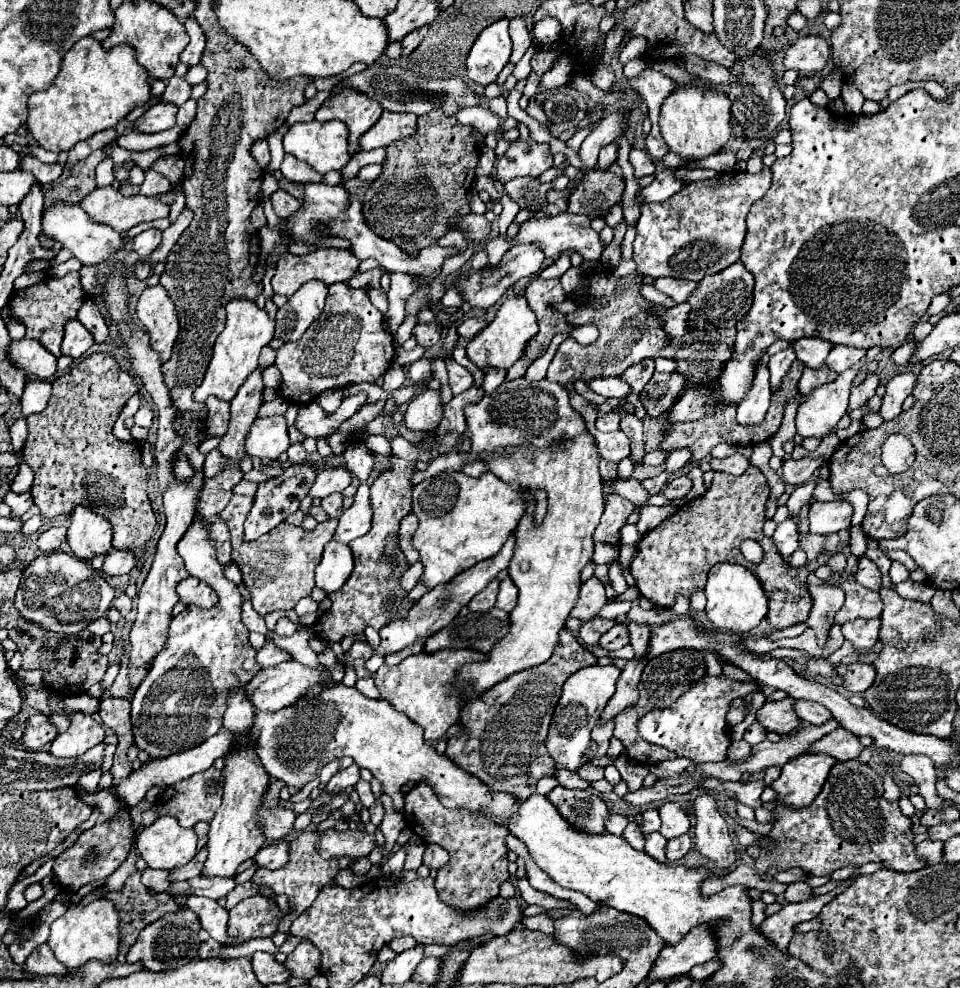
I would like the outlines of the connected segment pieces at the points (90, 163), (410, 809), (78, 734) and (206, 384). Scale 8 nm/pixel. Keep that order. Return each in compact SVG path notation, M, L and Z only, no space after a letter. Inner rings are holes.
M95 150L93 154L89 154L85 160L77 162L73 166L73 172L71 172L71 178L59 182L45 198L45 204L43 204L43 210L49 210L53 204L57 202L67 202L67 204L75 204L79 206L81 200L93 192L97 188L97 182L95 182L95 168L101 160L105 160L105 152L103 150Z
M417 784L411 792L407 792L403 816L407 828L415 832L423 842L439 844L451 852L451 860L441 870L437 870L435 878L435 890L445 904L461 912L471 912L485 906L491 898L499 896L499 886L509 880L505 846L509 832L505 826L493 824L479 812L443 808L433 788L427 784Z
M67 714L71 720L71 726L67 732L59 734L53 742L49 752L53 756L63 756L63 758L77 758L85 754L89 748L97 746L105 738L103 726L93 718L85 714Z
M245 298L231 300L231 304L227 304L225 330L219 334L219 338L215 342L213 358L209 362L203 384L195 390L195 400L205 402L207 396L217 396L227 402L233 400L239 386L257 368L257 358L259 358L263 346L267 346L273 340L273 326L275 324L269 318L269 314L263 308L257 308L255 302L245 300Z

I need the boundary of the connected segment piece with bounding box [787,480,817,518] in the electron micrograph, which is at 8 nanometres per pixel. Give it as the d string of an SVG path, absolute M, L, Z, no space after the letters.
M812 480L809 481L809 484L805 483L800 485L793 494L791 494L791 498L787 500L787 508L789 508L789 512L793 514L793 518L797 518L799 508L801 508L809 498L811 498L811 494L813 494L816 483L816 480Z

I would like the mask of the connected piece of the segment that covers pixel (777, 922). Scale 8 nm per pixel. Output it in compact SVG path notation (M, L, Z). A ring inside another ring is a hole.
M879 863L865 864L849 876L849 878L844 880L839 887L825 894L825 896L811 898L811 900L803 900L799 904L785 904L777 914L765 918L765 922L759 926L759 932L767 940L771 940L775 944L775 948L779 952L783 952L783 956L789 956L787 944L793 938L793 928L797 924L807 922L807 920L813 920L821 912L821 908L834 897L844 892L857 876L872 874L882 868L882 865Z

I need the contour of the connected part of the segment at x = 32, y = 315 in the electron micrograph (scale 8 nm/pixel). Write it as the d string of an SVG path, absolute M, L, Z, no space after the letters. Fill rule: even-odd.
M69 272L63 278L47 278L35 286L29 286L25 290L13 292L9 304L1 310L3 318L17 318L27 326L27 338L39 340L51 354L57 358L61 356L61 338L63 338L63 328L65 322L77 318L77 310L85 302L85 292L79 282L77 272Z

